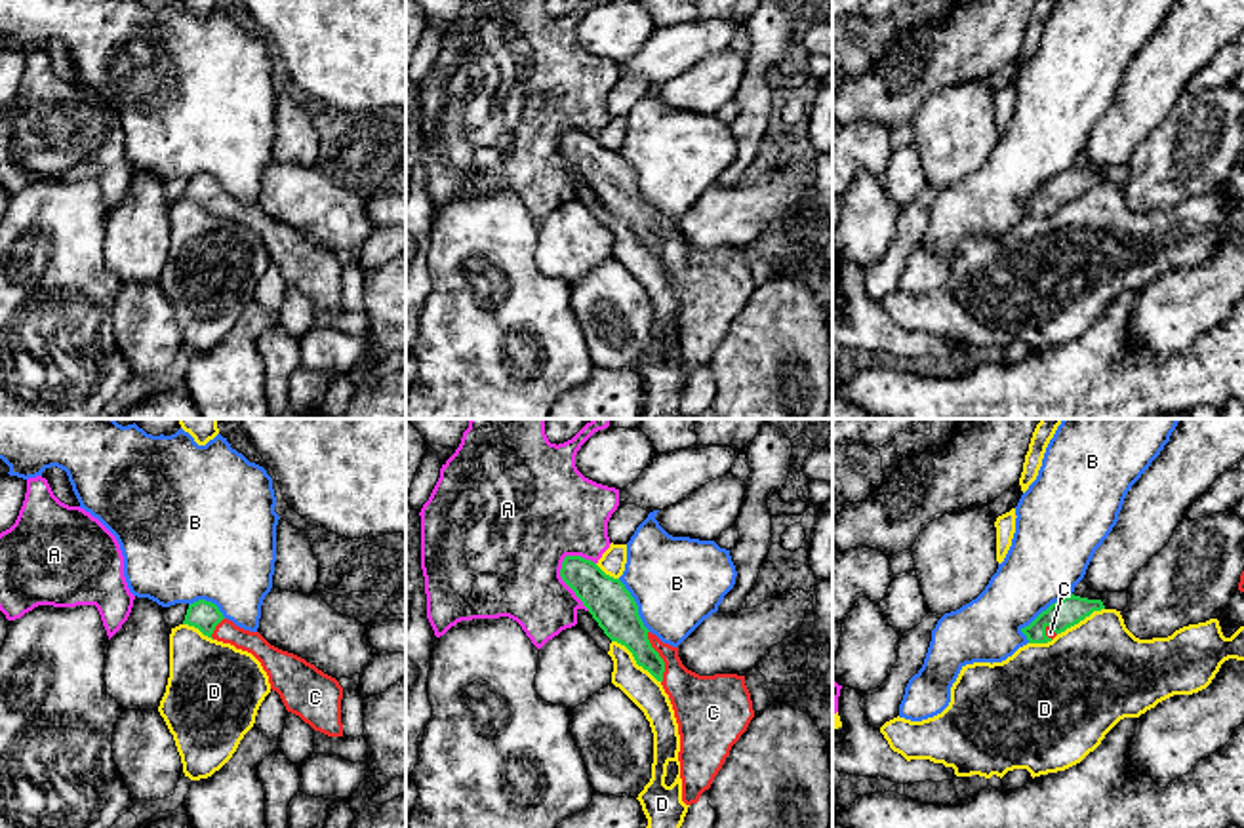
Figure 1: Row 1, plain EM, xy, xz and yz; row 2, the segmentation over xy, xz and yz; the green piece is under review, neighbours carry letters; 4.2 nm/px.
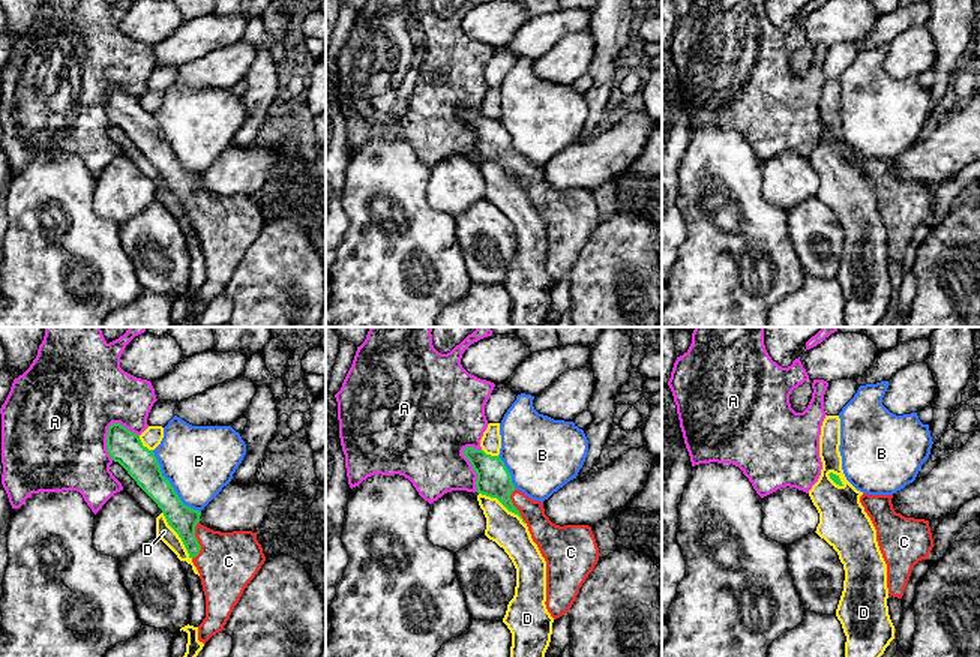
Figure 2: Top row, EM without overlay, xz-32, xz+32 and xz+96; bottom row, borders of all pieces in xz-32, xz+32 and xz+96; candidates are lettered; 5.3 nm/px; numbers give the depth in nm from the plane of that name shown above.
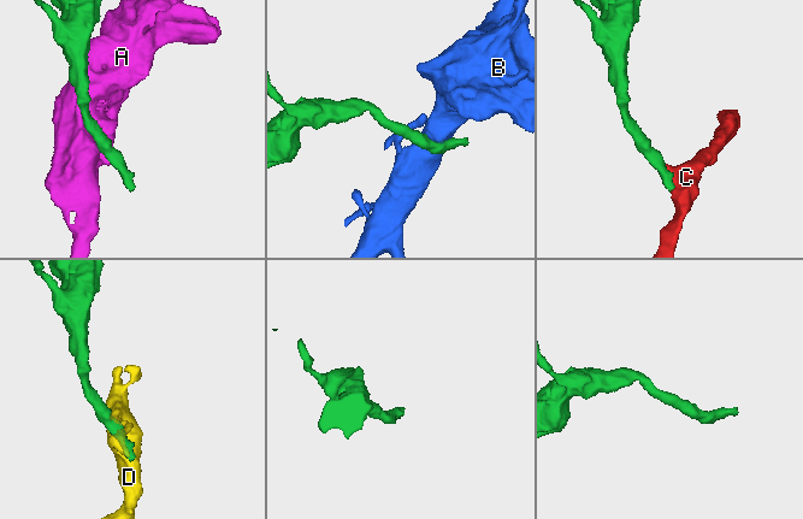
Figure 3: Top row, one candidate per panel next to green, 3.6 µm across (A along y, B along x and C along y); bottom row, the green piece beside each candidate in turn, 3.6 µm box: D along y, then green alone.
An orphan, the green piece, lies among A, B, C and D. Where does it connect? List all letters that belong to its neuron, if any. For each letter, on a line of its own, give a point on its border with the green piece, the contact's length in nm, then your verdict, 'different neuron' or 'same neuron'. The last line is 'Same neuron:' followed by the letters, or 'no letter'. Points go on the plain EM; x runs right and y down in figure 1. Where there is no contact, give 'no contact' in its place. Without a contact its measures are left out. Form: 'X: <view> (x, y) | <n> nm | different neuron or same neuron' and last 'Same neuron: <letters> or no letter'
A: xz (564, 155) | 260 nm | different neuron
B: yz (1043, 185) | 280 nm | different neuron
C: xz (660, 231) | 240 nm | same neuron
D: xz (635, 233) | 280 nm | different neuron
Same neuron: C

